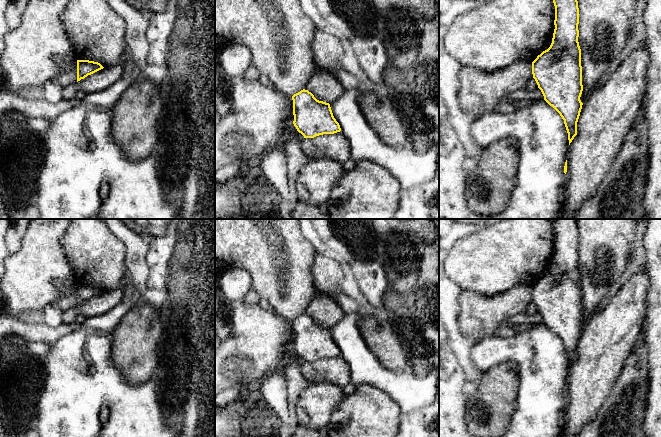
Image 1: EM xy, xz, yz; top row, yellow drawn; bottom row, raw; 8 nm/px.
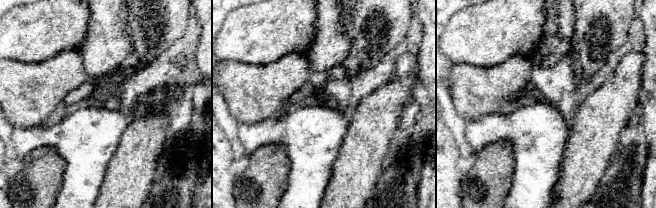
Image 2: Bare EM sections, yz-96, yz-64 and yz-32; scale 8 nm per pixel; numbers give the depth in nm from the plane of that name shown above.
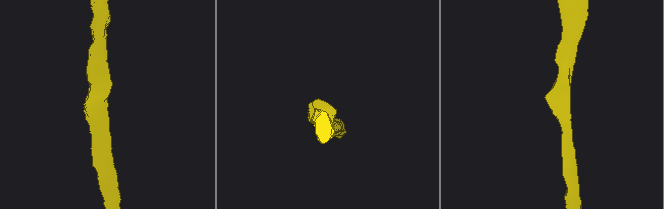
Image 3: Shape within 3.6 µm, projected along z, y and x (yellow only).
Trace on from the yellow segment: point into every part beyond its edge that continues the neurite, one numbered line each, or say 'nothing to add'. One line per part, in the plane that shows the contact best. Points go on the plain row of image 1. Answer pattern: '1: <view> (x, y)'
nothing to add

